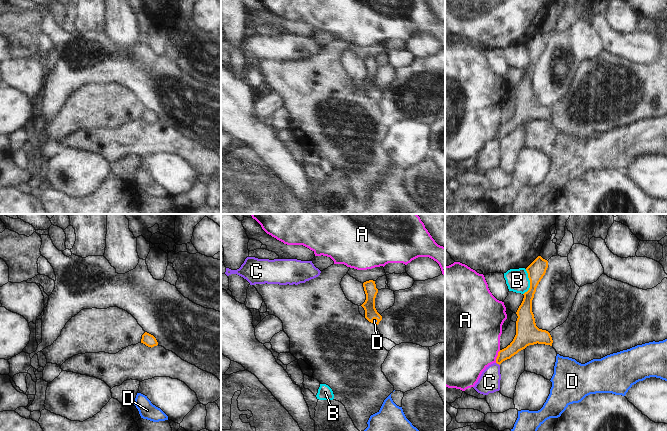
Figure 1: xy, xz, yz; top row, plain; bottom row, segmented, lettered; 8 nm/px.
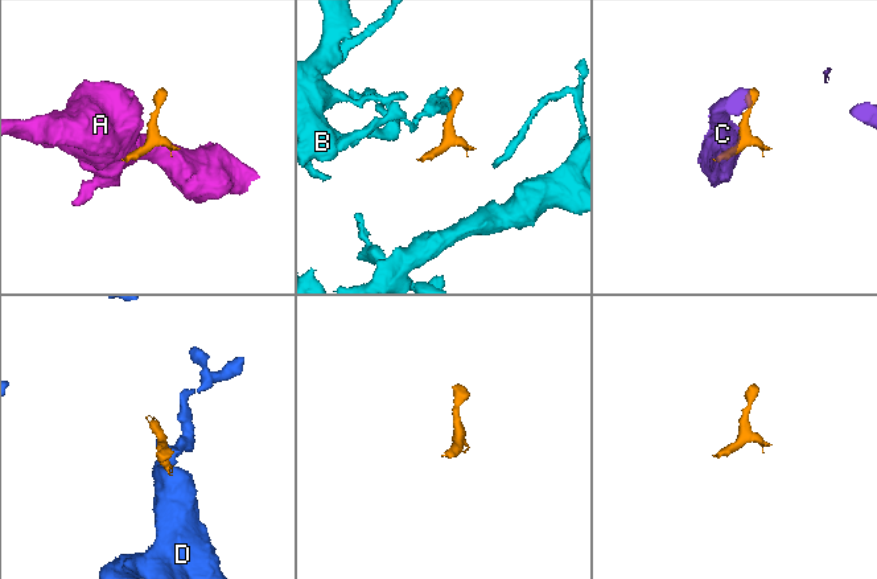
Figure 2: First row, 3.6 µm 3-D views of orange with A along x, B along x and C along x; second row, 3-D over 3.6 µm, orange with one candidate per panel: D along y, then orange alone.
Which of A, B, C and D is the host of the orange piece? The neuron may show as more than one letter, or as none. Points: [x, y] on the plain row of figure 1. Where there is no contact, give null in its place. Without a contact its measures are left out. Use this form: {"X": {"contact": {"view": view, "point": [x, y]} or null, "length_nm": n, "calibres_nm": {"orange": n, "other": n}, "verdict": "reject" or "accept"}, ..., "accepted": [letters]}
{"A": {"contact": {"view": "yz", "point": [497, 132]}, "length_nm": 110, "calibres_nm": {"orange": 140, "other": 480}, "verdict": "reject"}, "B": {"contact": {"view": "yz", "point": [530, 58]}, "length_nm": 200, "calibres_nm": {"orange": 150, "other": 180}, "verdict": "reject"}, "C": {"contact": {"view": "yz", "point": [498, 139]}, "length_nm": 40, "calibres_nm": {"orange": 120, "other": 180}, "verdict": "reject"}, "D": {"contact": {"view": "xz", "point": [374, 98]}, "length_nm": 50, "calibres_nm": {"orange": 100, "other": 20}, "verdict": "accept"}, "accepted": ["D"]}

